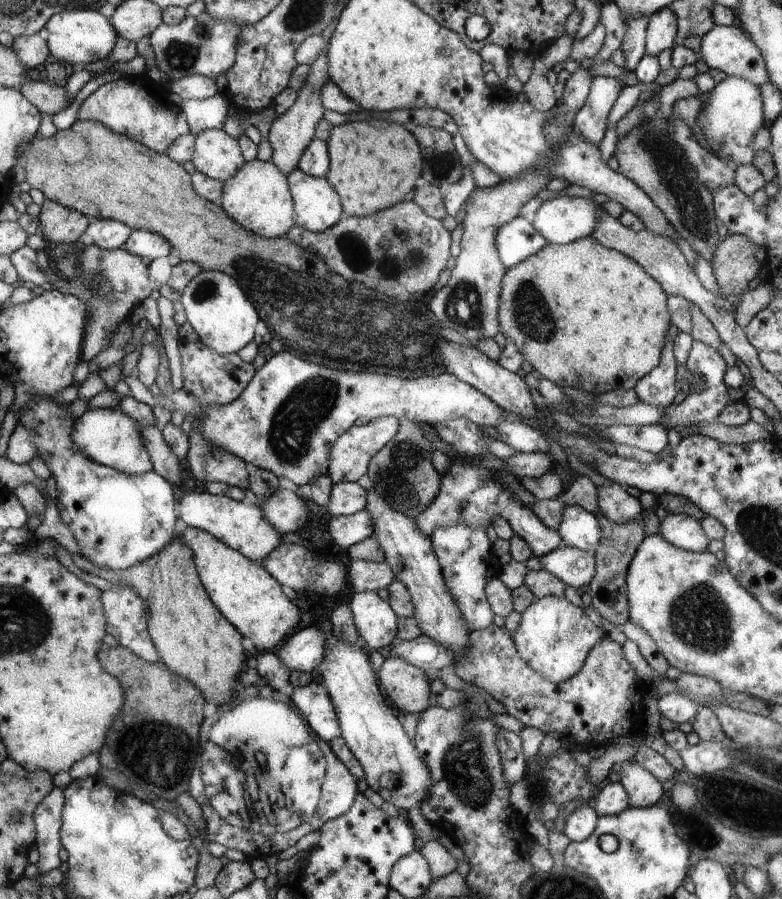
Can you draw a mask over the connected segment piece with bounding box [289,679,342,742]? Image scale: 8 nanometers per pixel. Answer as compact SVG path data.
M316 679L306 686L294 687L289 697L316 738L330 742L342 735L332 696L322 682Z

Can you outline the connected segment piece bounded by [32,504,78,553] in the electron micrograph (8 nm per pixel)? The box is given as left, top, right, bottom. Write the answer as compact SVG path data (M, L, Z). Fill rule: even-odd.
M56 504L46 507L41 525L32 533L34 538L40 541L52 539L58 545L65 547L70 553L77 552L78 550L75 536L71 528L66 526L62 518L60 518Z

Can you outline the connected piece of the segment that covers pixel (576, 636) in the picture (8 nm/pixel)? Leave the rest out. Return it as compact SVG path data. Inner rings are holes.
M554 595L534 601L522 613L522 620L512 633L523 659L552 683L571 679L583 667L591 648L602 639L602 630L592 624L582 607Z

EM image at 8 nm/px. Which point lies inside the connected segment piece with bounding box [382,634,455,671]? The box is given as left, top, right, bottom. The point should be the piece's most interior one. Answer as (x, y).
(425, 652)

